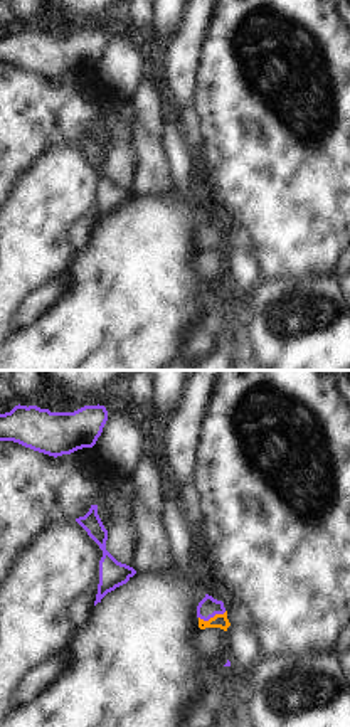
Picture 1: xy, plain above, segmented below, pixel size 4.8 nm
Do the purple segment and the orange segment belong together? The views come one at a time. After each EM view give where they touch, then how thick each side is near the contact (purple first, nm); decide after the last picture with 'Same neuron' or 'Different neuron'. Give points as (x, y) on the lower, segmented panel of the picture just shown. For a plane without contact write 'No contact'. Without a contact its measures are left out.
Touches purple at (212, 616). Thickness 100 nm (purple) against 70 nm

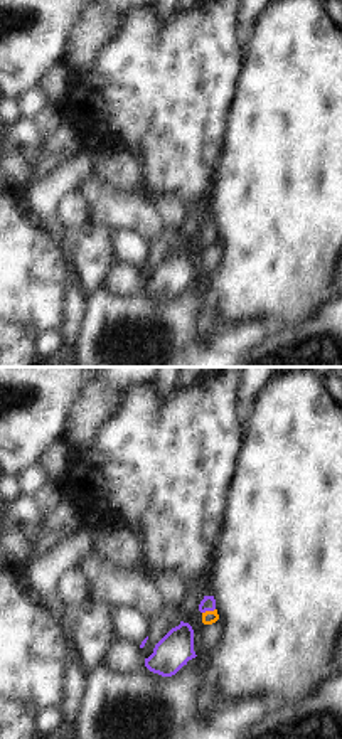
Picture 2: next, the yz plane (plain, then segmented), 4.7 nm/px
Touches purple at (208, 610). Thickness 70 nm (purple) against 60 nm

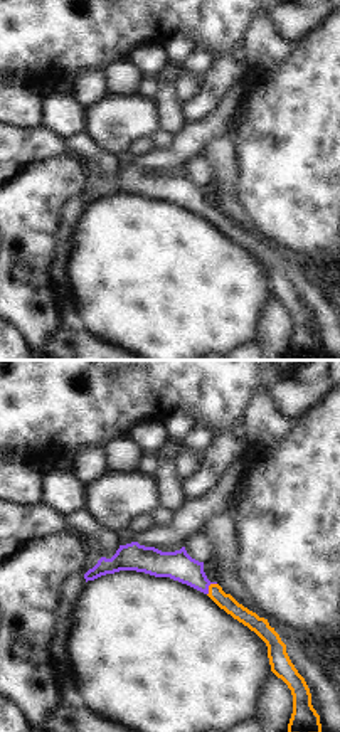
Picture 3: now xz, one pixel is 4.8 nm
Touches purple at (207, 588). Thickness 140 nm (purple) against 80 nm

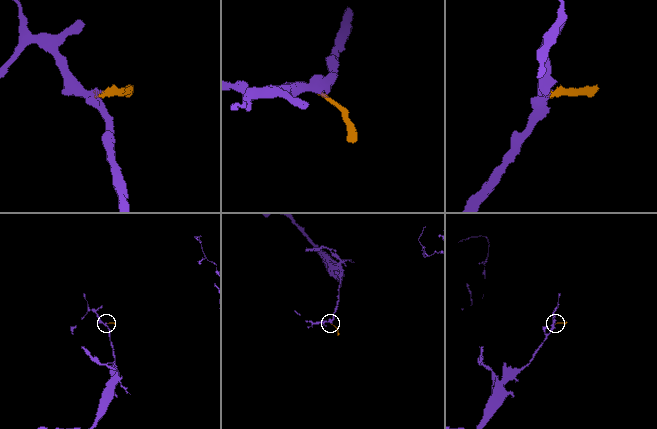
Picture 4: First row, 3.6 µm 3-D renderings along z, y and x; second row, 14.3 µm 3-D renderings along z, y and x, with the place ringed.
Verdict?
Same neuron

